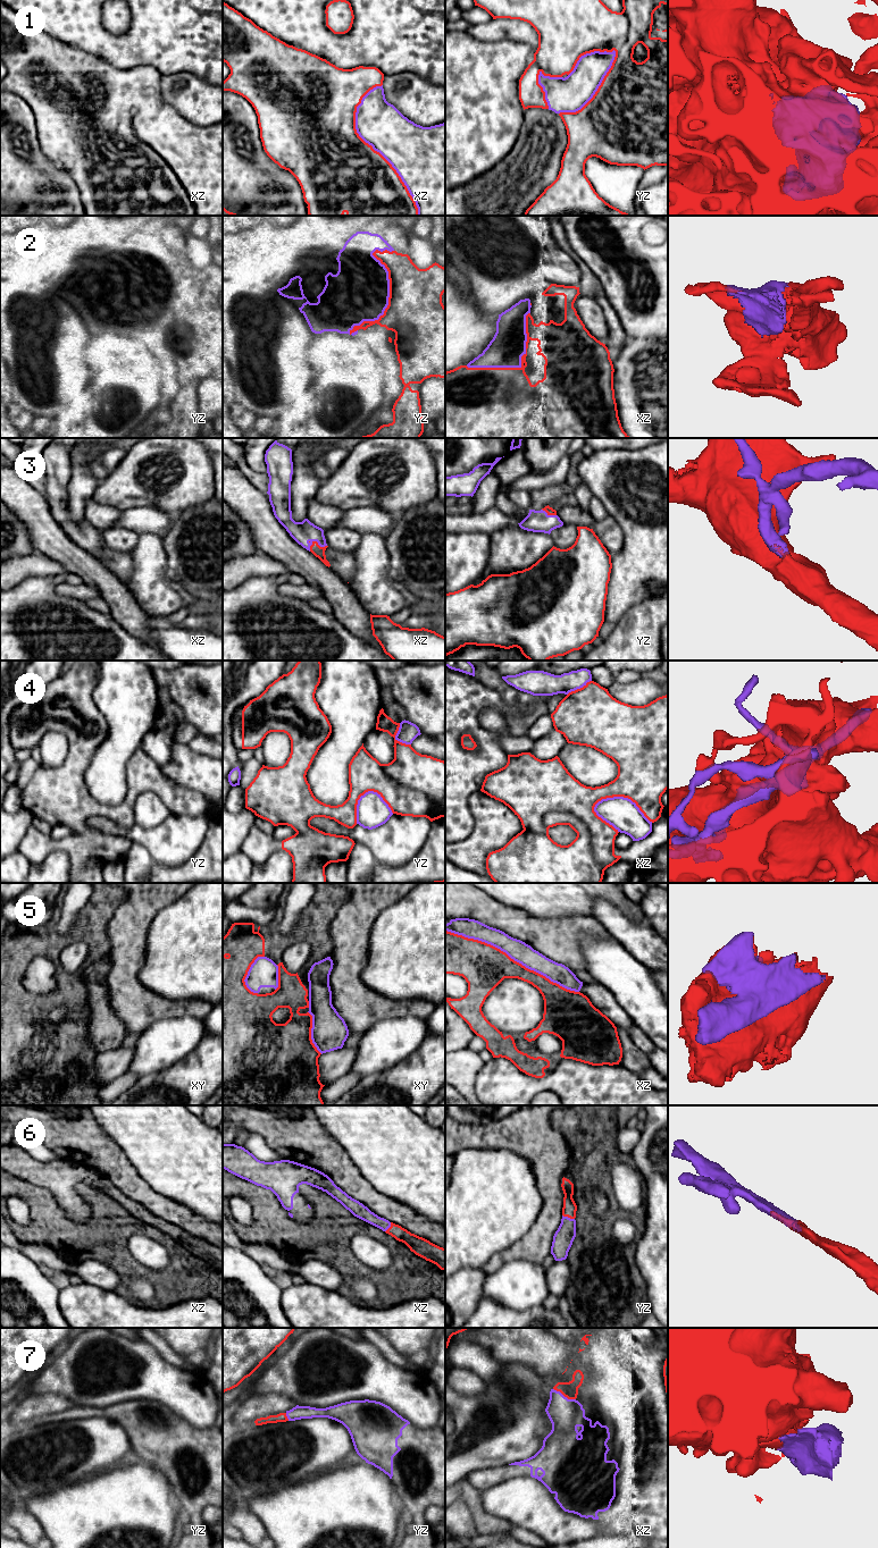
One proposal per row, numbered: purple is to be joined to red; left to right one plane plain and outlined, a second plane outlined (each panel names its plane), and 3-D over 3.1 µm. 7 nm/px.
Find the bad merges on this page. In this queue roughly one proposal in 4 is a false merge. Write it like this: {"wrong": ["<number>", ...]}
{"wrong": ["4", "5", "7"]}

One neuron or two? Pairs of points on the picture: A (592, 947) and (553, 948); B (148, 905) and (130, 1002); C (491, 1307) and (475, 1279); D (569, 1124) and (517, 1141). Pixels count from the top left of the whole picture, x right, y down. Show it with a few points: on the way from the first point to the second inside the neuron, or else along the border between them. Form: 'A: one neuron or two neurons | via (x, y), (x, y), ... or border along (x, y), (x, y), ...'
A: two neurons | border along (605, 937), (583, 936), (580, 939), (584, 969)
B: one neuron | via (128, 928), (128, 978)
C: one neuron | via (477, 1314), (471, 1313), (471, 1293)
D: two neurons | border along (550, 1117), (550, 1124), (561, 1134), (569, 1150)

